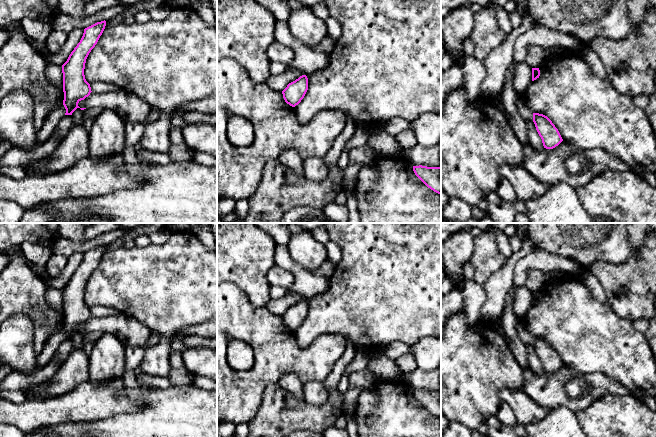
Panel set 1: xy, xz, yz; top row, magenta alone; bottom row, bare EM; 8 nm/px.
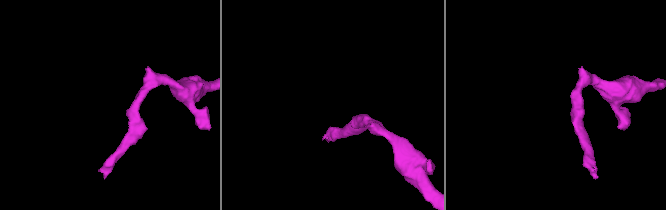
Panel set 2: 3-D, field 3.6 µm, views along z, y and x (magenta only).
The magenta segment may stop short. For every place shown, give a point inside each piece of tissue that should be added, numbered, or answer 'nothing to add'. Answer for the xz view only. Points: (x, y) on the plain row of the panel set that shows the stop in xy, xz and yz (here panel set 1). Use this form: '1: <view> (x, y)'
nothing to add

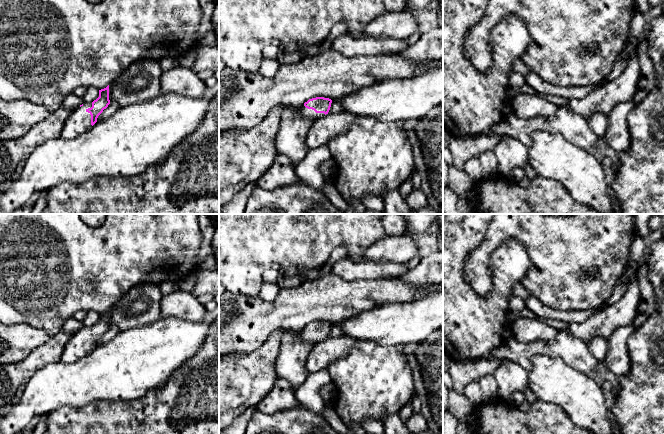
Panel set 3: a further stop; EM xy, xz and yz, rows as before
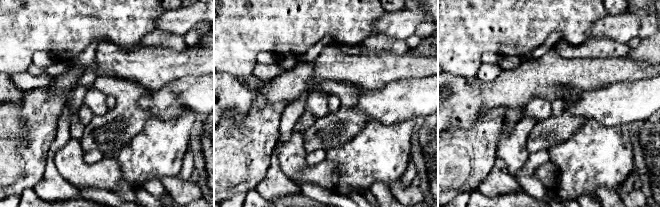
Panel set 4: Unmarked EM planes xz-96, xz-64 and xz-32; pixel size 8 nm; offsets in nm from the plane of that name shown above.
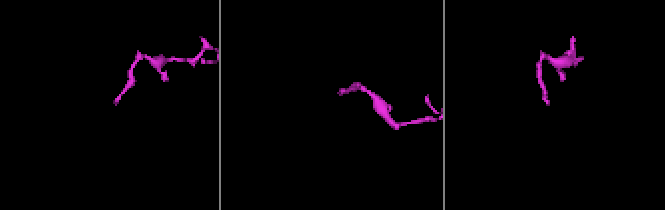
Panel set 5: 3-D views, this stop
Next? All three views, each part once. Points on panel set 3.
1: xy (79, 346)

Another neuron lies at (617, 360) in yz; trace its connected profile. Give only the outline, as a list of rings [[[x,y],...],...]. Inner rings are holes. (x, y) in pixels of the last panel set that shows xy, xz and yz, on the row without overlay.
[[[633,325],[619,327],[607,339],[608,352],[603,363],[617,377],[621,377],[630,371],[631,359],[628,350],[628,338],[635,331]]]

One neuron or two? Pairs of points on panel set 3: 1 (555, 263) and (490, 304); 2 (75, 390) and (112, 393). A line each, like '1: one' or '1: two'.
1: two
2: one

